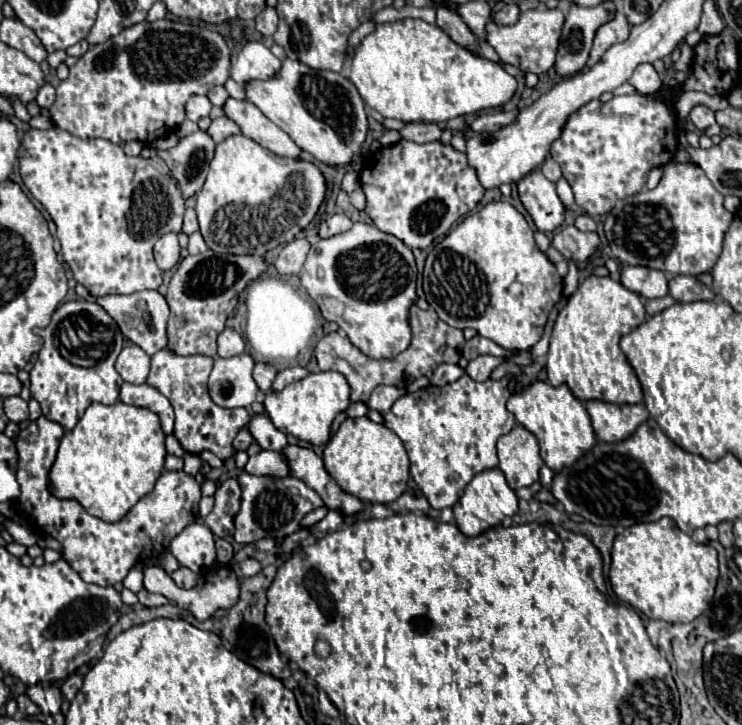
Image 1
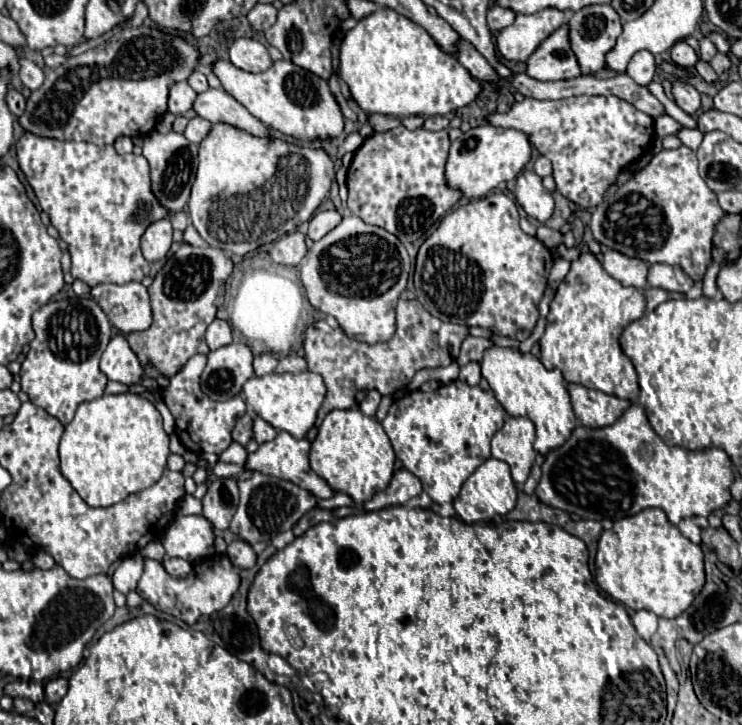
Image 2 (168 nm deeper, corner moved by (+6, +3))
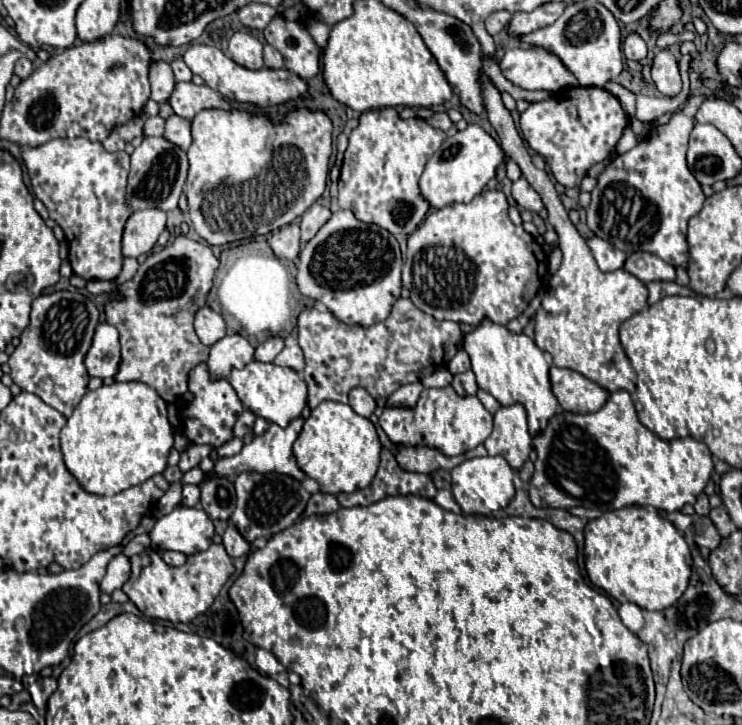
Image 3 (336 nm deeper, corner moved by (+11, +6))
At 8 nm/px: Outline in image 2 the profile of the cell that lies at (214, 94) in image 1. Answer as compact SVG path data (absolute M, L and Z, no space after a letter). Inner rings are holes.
M195 71L191 77L189 77L189 81L187 81L197 93L203 93L203 91L207 91L209 89L209 83L207 83L207 77L203 75L203 73L199 73L199 71Z

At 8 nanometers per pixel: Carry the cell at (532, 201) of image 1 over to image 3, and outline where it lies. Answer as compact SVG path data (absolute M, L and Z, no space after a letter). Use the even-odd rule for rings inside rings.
M518 178L512 184L512 198L518 202L520 208L530 210L530 212L540 212L544 208L538 192L524 178Z

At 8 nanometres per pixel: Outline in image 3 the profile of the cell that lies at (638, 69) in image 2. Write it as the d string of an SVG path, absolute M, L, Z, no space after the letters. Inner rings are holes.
M632 32L624 38L622 42L622 50L624 50L624 56L630 58L630 60L642 60L646 58L646 42L640 38L640 34Z

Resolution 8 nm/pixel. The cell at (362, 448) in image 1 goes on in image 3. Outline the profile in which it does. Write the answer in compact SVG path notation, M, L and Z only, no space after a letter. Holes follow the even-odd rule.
M326 400L304 420L292 450L300 470L320 484L320 492L340 494L356 492L372 482L380 464L382 446L376 428L368 418L356 414L348 404Z

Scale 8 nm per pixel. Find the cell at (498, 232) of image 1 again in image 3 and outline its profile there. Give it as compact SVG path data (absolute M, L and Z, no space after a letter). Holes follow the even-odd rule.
M482 190L470 204L450 204L426 214L424 222L410 234L402 266L402 284L410 290L410 300L436 320L454 320L476 326L482 318L508 324L518 318L536 296L546 274L546 254L540 244L508 218L508 202L500 190Z

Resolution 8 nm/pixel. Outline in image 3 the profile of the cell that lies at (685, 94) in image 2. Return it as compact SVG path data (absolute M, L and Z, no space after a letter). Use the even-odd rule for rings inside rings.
M660 50L652 62L652 80L664 96L676 96L682 88L678 62L670 50Z

